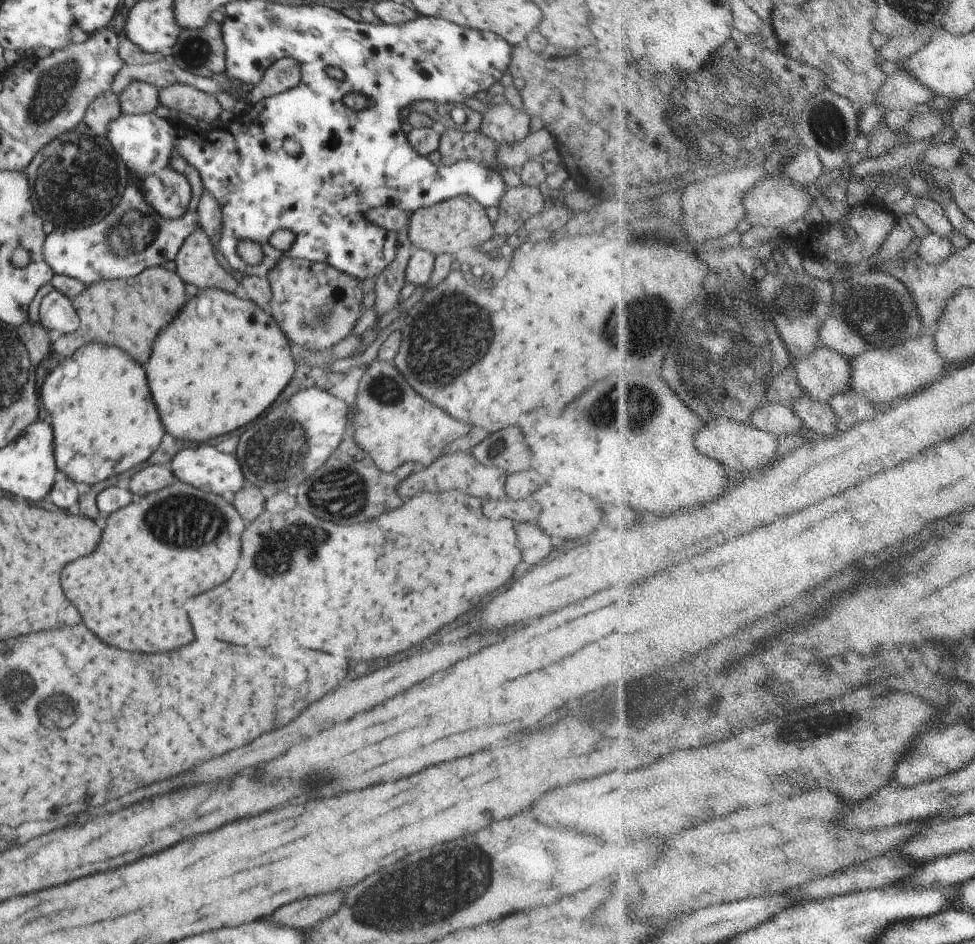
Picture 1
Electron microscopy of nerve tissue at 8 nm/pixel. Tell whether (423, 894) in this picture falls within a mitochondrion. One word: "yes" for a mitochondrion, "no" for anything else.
yes

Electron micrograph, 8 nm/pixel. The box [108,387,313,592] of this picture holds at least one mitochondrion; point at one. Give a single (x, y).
(184, 521)

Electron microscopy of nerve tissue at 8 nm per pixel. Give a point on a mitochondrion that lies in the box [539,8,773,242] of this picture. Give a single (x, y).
(726, 111)

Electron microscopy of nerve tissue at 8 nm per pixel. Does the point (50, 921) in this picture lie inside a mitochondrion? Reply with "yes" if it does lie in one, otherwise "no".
yes

